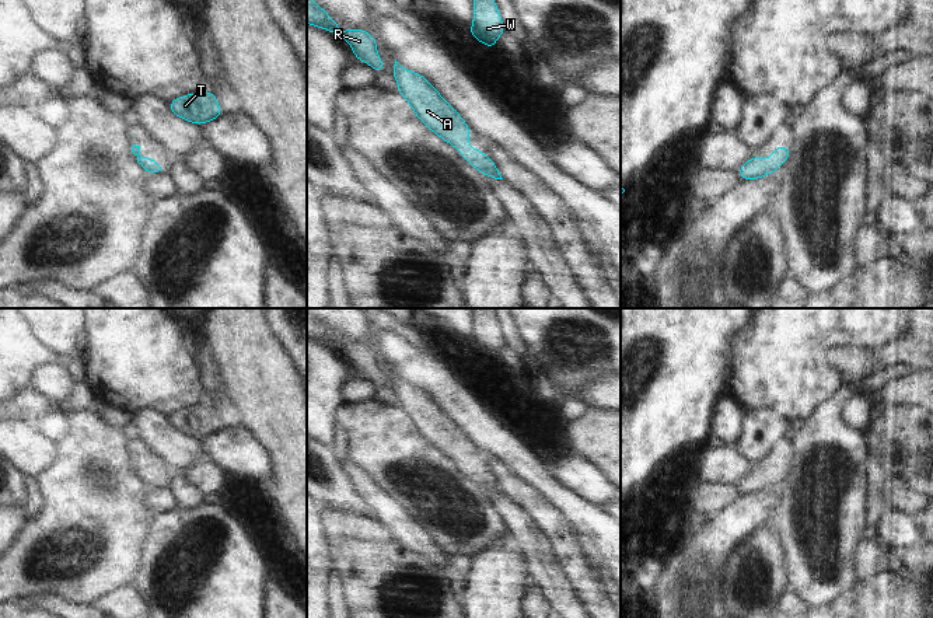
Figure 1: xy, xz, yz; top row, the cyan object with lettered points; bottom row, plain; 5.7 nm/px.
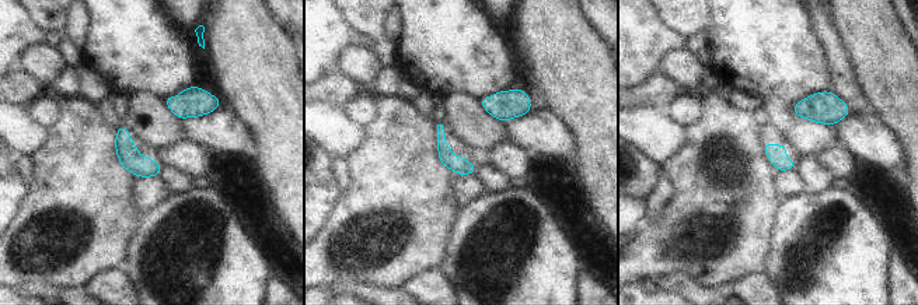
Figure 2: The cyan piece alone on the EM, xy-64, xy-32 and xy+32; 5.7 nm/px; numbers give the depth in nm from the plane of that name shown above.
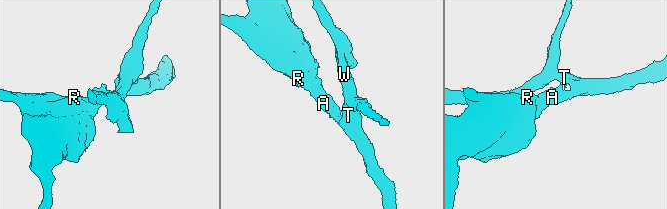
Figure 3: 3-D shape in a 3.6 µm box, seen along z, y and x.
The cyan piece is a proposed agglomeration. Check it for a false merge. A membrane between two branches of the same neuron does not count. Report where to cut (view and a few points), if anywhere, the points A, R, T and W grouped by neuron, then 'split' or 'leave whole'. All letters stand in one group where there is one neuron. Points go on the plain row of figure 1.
no cut | A R T W | leave whole

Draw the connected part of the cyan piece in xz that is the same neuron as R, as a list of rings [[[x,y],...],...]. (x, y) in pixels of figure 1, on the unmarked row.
[[[307,308],[307,338],[326,343],[335,350],[342,350],[350,359],[357,374],[371,380],[377,388],[384,384],[385,378],[377,364],[378,355],[368,345],[357,342],[349,342],[342,346],[338,336],[332,334],[328,325],[319,321],[310,308]]]

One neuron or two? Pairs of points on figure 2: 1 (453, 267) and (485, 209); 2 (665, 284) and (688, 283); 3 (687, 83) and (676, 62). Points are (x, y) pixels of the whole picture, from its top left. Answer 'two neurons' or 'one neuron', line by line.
1: one neuron
2: one neuron
3: one neuron

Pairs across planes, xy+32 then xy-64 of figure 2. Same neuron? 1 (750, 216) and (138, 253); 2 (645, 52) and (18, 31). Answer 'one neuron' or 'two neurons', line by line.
1: two neurons
2: one neuron

